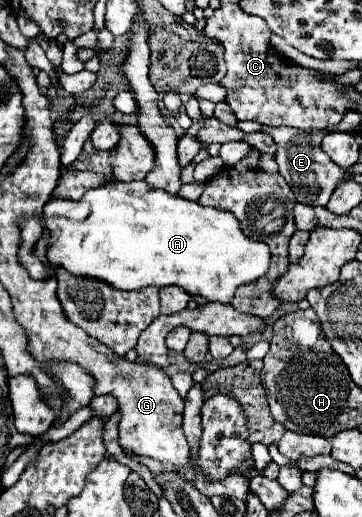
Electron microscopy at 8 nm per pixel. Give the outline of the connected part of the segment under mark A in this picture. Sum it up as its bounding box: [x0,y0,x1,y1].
[21,181,271,303]

